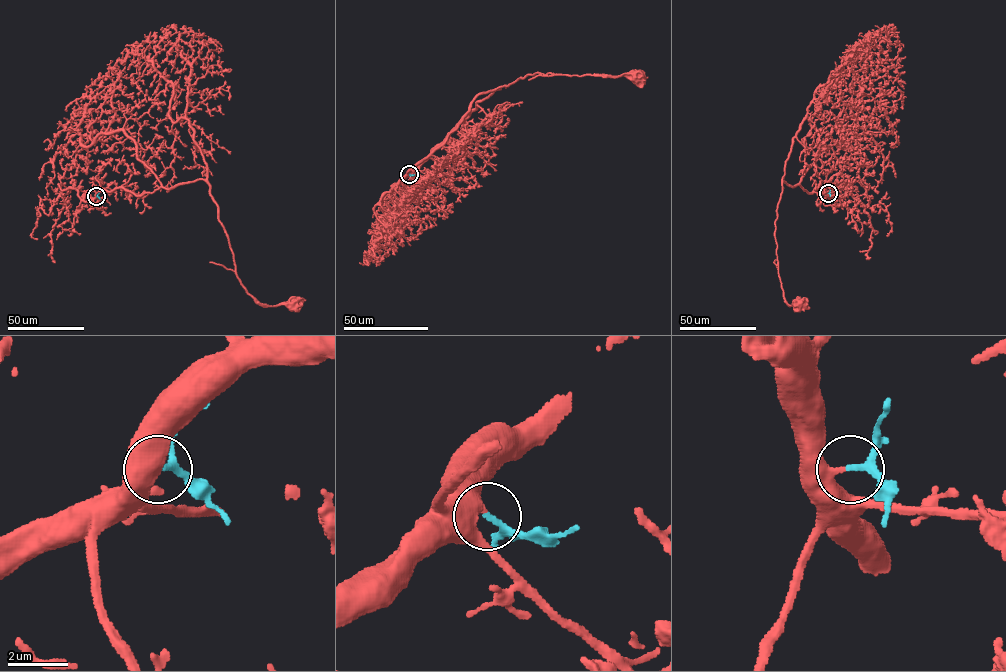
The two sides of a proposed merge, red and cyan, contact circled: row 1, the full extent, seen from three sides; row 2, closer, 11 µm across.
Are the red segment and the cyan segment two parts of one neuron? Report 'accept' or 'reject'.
accept

